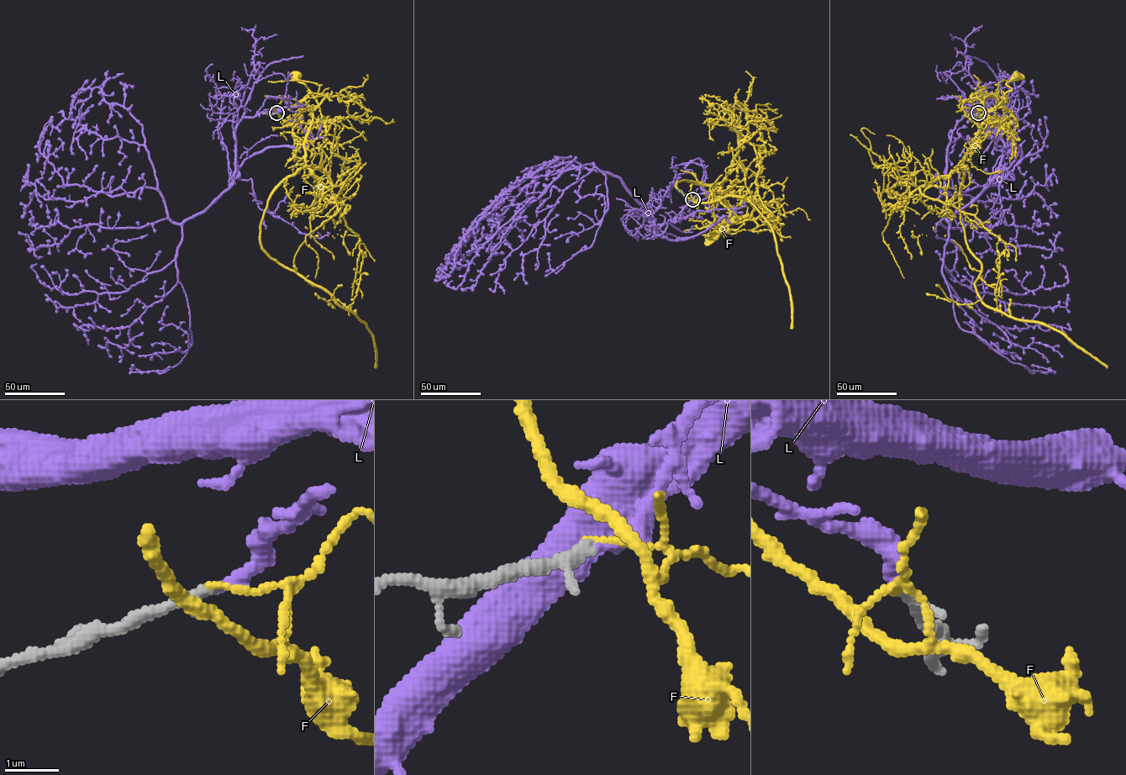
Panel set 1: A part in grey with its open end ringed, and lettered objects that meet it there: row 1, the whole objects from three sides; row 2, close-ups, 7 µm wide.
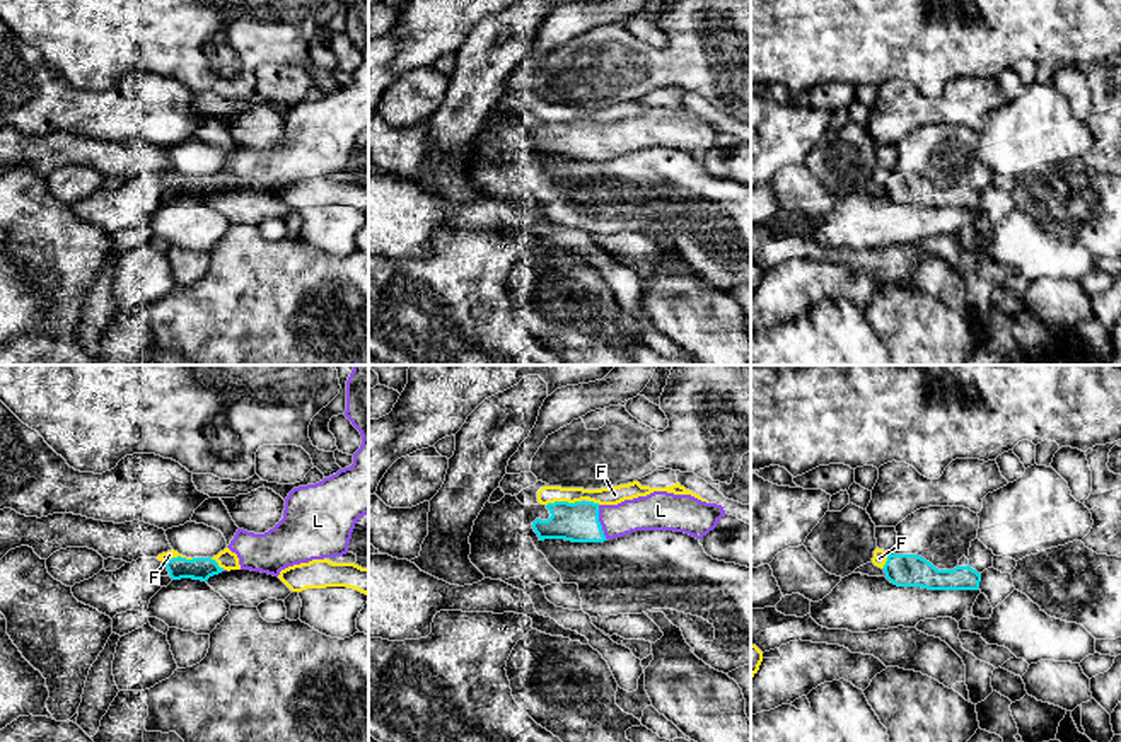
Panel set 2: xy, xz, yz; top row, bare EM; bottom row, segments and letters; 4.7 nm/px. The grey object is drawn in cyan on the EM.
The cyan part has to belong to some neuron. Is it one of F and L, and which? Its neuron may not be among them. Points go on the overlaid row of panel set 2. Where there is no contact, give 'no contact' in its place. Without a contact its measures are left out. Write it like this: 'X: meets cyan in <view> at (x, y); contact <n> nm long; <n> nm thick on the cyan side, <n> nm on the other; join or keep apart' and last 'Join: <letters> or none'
F: meets cyan in xz at (563, 502); contact 170 nm long; 190 nm thick on the cyan side, 90 nm on the other; keep apart
L: meets cyan in xz at (599, 522); contact 170 nm long; 190 nm thick on the cyan side, 170 nm on the other; join
Join: L

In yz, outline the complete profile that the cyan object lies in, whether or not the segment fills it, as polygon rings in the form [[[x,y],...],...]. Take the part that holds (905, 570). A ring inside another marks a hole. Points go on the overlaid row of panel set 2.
[[[889,554],[884,565],[886,578],[897,587],[928,590],[979,590],[981,573],[967,566],[938,570],[918,554]]]

